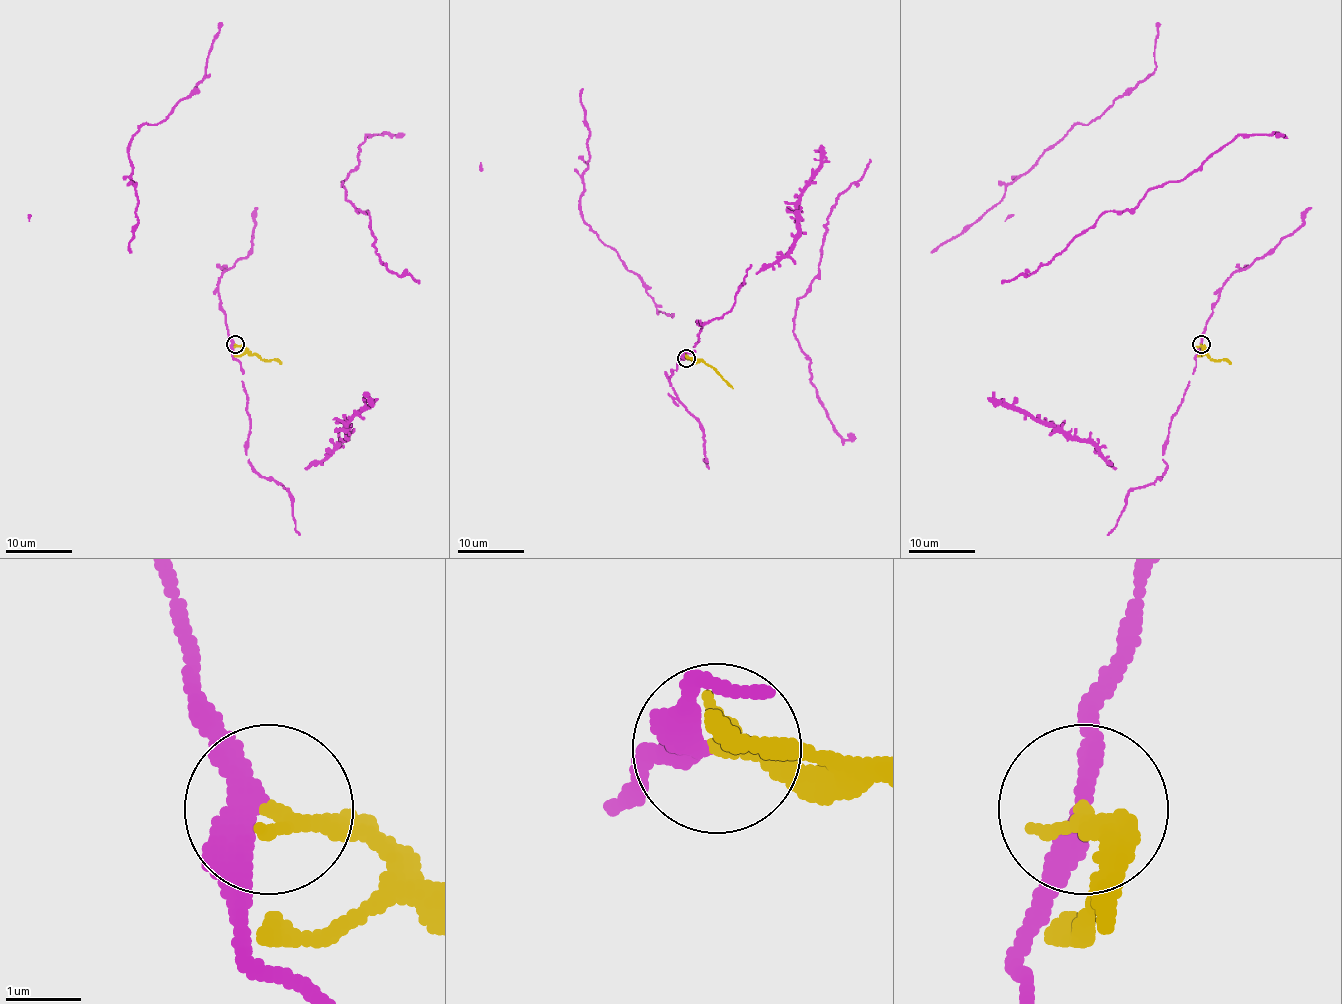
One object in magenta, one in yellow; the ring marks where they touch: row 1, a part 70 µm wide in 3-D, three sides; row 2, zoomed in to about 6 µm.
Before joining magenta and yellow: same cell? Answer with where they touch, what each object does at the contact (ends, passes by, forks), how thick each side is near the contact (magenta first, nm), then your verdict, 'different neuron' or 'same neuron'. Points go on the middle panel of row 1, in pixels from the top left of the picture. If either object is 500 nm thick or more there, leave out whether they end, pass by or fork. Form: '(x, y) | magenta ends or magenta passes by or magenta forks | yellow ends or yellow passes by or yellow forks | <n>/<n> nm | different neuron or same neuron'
(686, 358) | magenta passes by | yellow ends | 320/240 nm | different neuron

